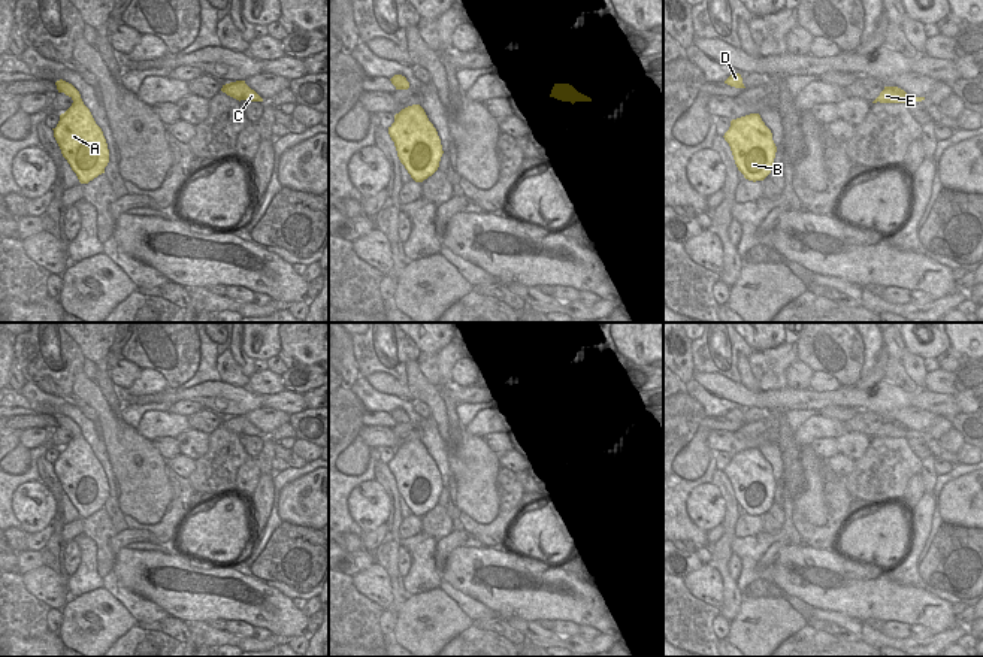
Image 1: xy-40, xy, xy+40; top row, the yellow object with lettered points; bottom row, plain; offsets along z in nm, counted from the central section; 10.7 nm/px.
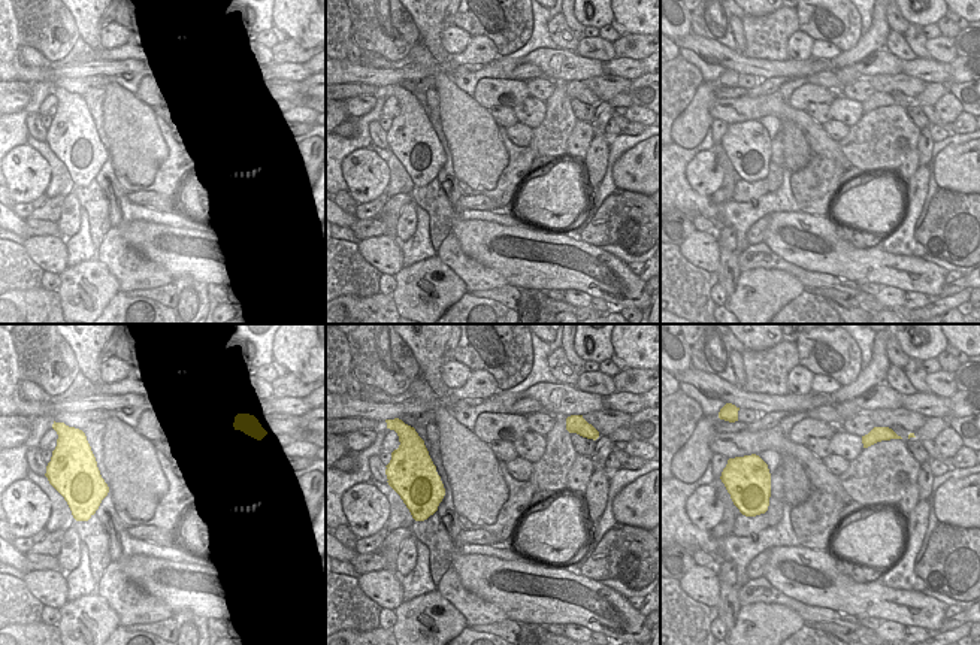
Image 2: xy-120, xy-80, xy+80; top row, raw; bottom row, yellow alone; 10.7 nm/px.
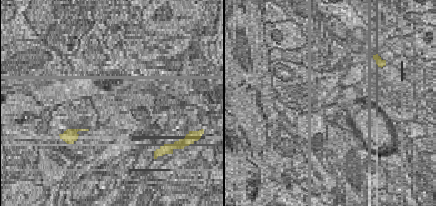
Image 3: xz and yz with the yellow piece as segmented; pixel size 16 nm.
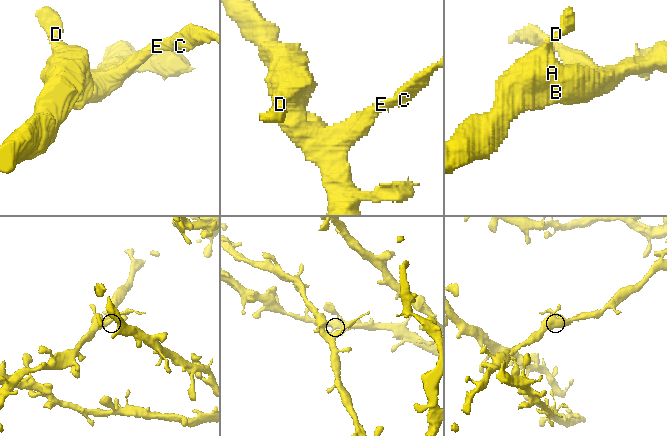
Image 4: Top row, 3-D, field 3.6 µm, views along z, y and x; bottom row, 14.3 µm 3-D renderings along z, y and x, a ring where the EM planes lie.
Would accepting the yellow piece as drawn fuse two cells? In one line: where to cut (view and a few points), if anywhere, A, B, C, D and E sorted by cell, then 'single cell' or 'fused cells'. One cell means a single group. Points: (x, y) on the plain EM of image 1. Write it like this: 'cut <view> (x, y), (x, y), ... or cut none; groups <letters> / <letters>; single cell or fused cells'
cut xy+40 (891, 421), (903, 429), (907, 436); groups A B D E / C; fused cells

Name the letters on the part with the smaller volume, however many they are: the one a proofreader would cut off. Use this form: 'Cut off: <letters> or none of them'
Cut off: C

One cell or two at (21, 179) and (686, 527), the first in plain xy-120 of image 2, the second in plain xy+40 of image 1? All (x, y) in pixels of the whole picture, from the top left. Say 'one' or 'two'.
two

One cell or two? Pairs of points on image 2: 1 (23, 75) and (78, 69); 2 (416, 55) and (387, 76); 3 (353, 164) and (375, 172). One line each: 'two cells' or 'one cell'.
1: one cell
2: two cells
3: one cell

